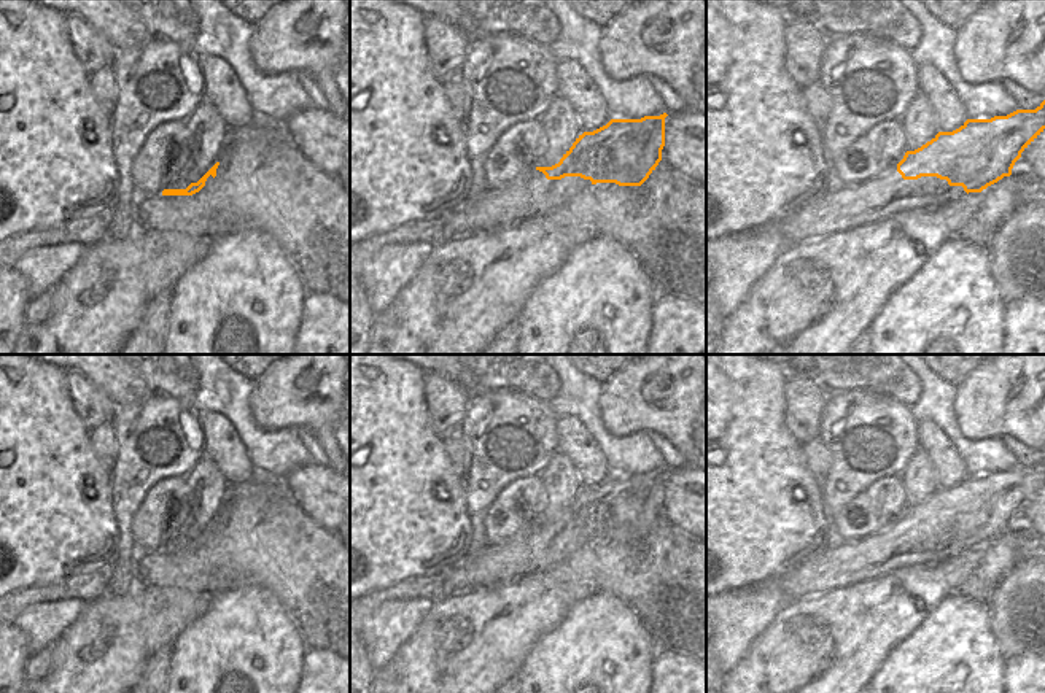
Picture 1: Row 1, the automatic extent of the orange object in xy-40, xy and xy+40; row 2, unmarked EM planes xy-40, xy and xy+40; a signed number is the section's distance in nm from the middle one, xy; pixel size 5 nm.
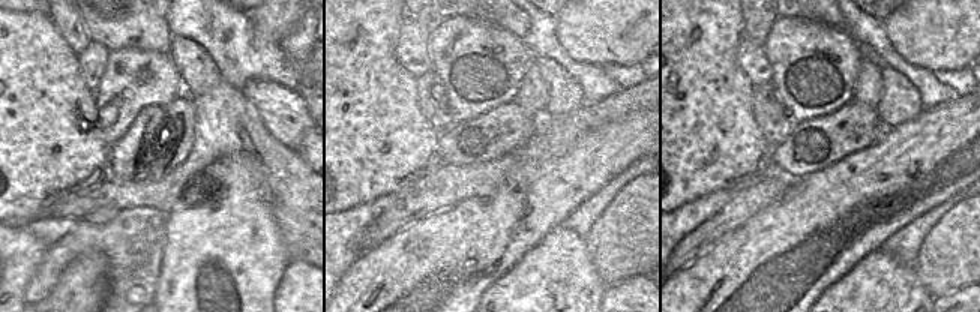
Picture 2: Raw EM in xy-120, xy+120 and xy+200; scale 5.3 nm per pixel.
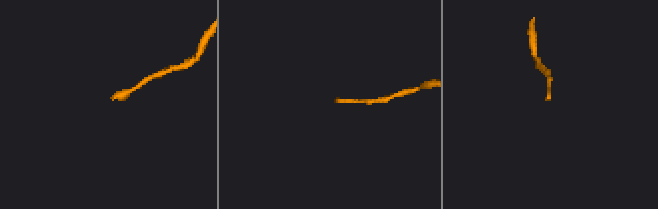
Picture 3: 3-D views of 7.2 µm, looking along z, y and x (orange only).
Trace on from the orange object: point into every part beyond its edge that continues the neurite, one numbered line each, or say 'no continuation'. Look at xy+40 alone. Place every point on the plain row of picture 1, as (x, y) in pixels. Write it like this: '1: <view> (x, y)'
1: xy+40 (837, 565)

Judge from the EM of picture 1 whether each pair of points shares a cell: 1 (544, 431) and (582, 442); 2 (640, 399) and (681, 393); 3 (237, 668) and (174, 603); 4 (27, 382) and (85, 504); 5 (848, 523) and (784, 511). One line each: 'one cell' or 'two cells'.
1: two cells
2: one cell
3: two cells
4: one cell
5: two cells

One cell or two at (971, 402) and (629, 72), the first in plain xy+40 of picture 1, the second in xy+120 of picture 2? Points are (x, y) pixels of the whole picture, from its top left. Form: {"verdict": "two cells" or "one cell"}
{"verdict": "two cells"}

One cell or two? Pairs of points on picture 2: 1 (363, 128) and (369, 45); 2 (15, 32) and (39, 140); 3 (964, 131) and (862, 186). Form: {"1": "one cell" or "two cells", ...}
{"1": "one cell", "2": "one cell", "3": "one cell"}

